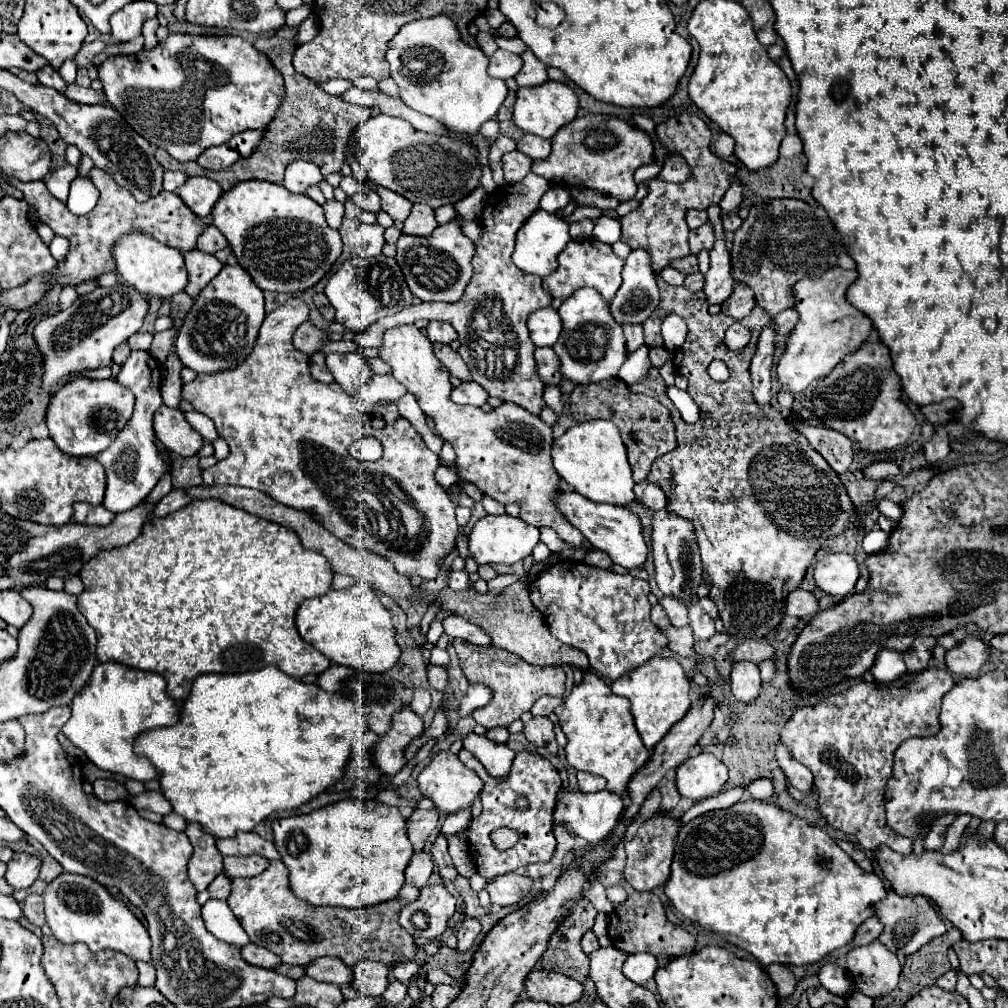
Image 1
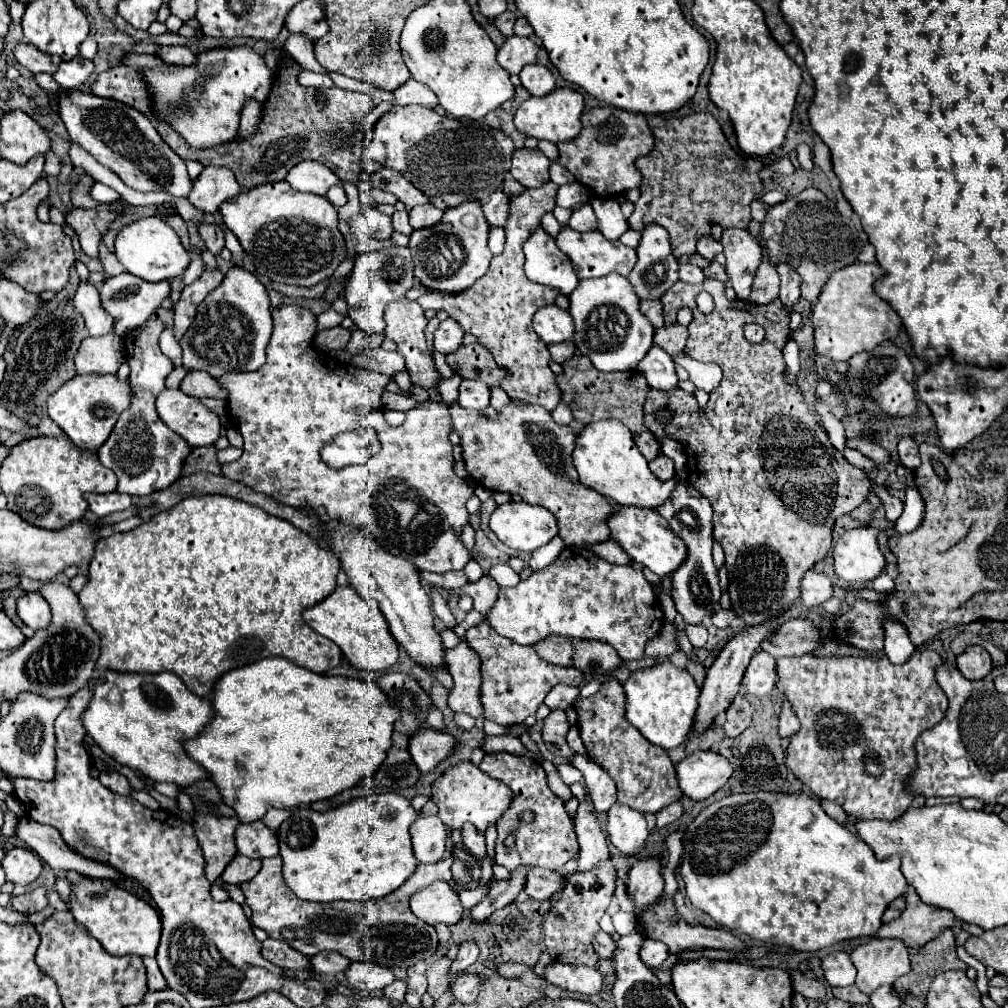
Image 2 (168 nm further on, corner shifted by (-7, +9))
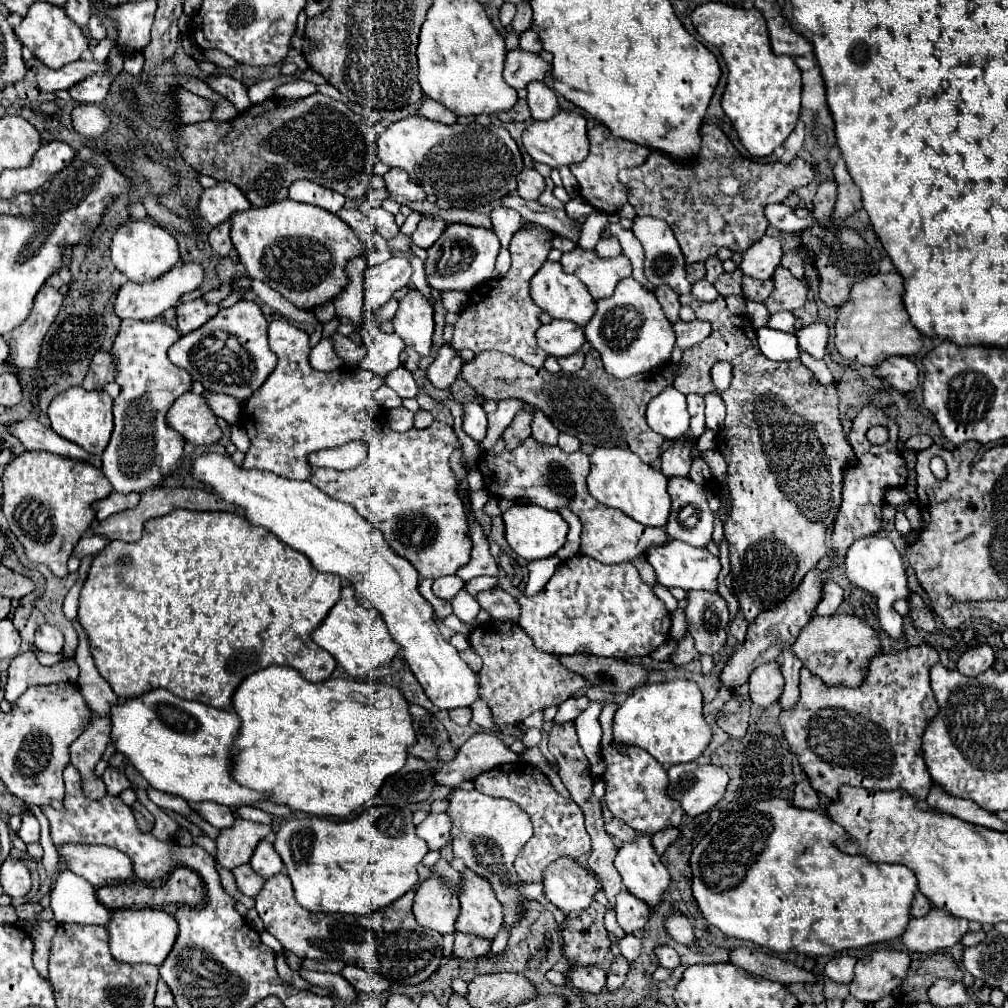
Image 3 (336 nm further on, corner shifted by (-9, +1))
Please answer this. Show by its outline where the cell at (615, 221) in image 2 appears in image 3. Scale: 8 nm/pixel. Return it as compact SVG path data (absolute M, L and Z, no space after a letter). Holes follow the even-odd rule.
M611 236L609 240L599 240L595 252L597 252L601 258L613 258L613 256L619 256L619 254L621 254L621 244Z

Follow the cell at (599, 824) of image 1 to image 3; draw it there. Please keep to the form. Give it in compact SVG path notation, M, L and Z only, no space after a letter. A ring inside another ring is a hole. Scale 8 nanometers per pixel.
M639 836L637 842L625 842L615 858L615 868L623 878L623 888L655 910L671 884L669 870L661 864L651 846L649 836Z

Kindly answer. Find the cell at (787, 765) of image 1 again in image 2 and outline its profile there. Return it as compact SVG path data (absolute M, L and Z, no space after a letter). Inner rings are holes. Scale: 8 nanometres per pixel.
M785 700L783 704L783 710L781 710L781 716L779 716L779 736L783 740L791 740L791 736L795 734L795 730L799 730L799 720L795 718L793 710L791 710L791 704Z

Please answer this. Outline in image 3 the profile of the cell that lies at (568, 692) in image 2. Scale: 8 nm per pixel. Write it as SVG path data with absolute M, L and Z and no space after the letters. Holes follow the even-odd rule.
M571 696L571 698L567 698L565 704L559 706L555 722L573 722L587 706L589 706L587 696Z

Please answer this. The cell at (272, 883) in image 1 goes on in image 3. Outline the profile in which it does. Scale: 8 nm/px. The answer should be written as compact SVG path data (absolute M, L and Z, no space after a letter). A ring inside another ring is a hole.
M277 874L277 878L267 880L263 890L255 896L255 910L265 922L265 930L301 960L341 960L345 964L373 970L393 984L421 984L437 970L443 958L443 944L441 934L421 928L413 918L413 894L415 892L411 890L385 910L371 916L311 914L297 904L289 876Z

